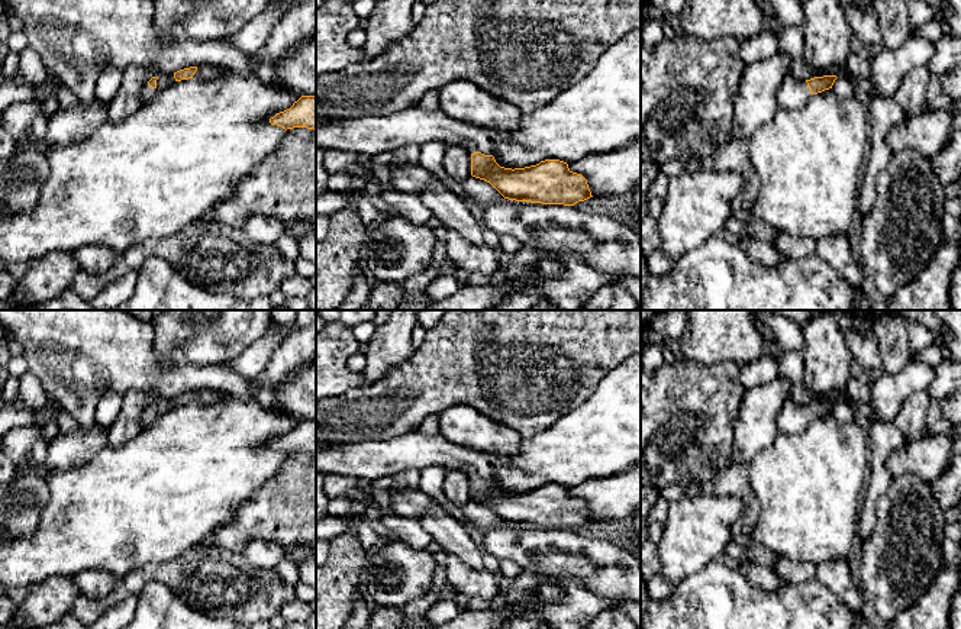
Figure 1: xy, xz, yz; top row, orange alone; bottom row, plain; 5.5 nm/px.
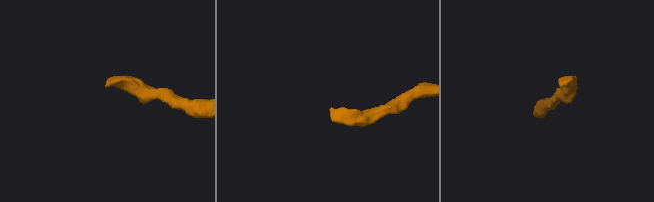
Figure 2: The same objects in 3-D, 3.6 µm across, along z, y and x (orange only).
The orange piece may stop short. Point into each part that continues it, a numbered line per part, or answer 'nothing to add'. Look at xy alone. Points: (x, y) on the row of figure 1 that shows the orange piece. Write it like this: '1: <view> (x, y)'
1: xy (164, 80)

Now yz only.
1: yz (793, 93)

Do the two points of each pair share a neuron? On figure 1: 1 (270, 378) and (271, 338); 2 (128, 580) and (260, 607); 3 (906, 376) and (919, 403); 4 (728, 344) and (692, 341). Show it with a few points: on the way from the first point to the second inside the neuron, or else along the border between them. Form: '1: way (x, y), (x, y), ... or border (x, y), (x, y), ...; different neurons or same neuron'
1: border (293, 331), (254, 380); different neurons
2: way (161, 574), (207, 578), (226, 586); same neuron
3: border (926, 389), (913, 392), (893, 419); different neurons
4: way (719, 341), (700, 341); same neuron

